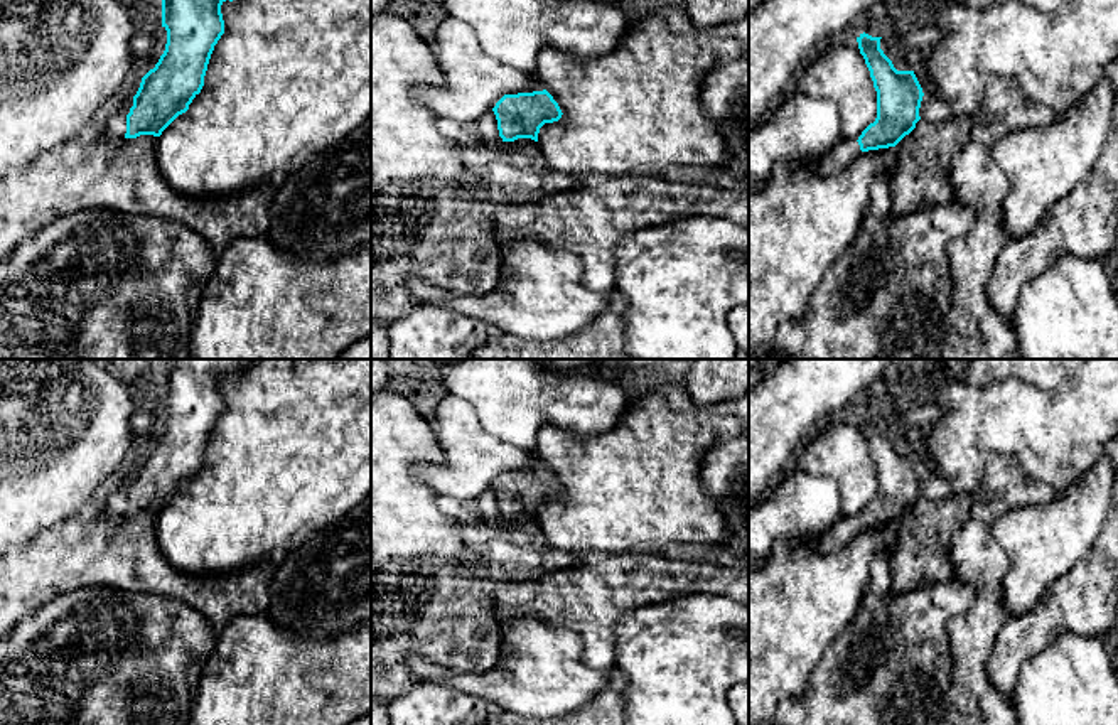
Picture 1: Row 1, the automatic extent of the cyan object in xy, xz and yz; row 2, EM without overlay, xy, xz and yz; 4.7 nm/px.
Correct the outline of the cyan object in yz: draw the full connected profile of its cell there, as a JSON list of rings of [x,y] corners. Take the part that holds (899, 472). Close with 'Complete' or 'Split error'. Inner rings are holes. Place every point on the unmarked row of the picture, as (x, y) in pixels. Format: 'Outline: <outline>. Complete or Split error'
Outline: [[[860,411],[860,432],[877,469],[877,496],[857,518],[840,518],[821,538],[820,551],[841,550],[862,529],[895,524],[921,497],[922,465],[914,448],[897,448],[880,427],[882,415]]]. Split error

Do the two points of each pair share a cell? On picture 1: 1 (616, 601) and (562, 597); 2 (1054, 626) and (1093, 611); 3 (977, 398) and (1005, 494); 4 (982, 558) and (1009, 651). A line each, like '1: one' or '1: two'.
1: one
2: one
3: two
4: two

